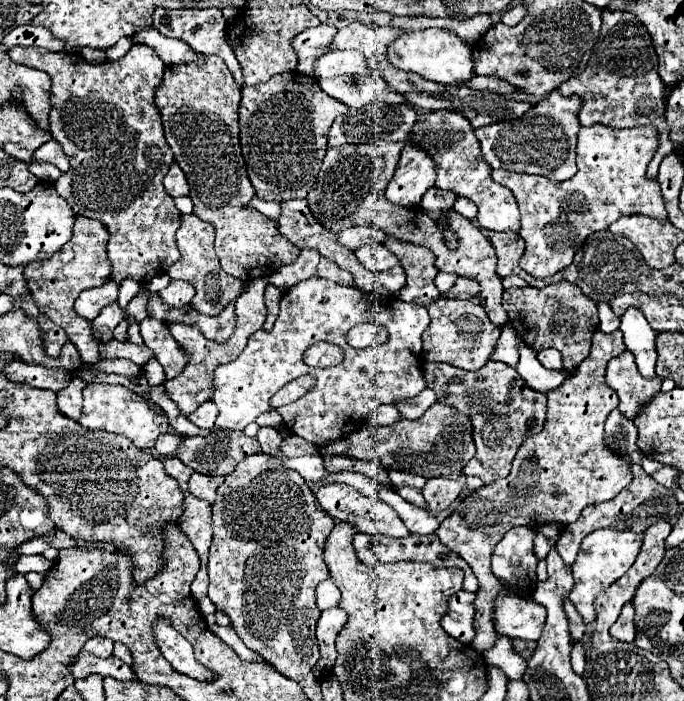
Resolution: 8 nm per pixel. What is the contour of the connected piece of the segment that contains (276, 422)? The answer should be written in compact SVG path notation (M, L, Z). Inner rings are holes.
M273 407L273 409L271 409L271 411L267 411L265 415L259 415L257 425L271 425L271 427L279 429L279 427L281 427L281 415L279 415L279 413L277 413L277 409Z

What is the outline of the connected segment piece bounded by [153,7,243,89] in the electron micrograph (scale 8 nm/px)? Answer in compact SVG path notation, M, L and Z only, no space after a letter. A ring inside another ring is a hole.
M157 7L155 13L153 13L153 27L161 35L165 35L165 37L175 37L175 39L185 41L197 53L203 53L203 55L219 55L225 61L225 65L229 67L229 71L231 71L237 87L243 89L241 67L239 67L239 63L237 63L237 59L233 55L231 45L225 39L227 21L223 19L221 9L217 9L217 7L211 7L211 9L161 9L161 7Z

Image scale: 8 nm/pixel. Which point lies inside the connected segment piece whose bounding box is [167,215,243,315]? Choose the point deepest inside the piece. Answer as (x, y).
(199, 265)

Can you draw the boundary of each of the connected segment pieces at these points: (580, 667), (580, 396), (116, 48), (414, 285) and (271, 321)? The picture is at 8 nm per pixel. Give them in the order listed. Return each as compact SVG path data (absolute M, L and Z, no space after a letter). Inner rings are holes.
M583 643L573 645L573 671L577 675L583 675L583 671L585 671L585 647L583 647Z
M595 331L591 355L569 379L547 395L545 427L539 435L527 437L519 447L509 477L473 491L437 529L439 541L457 551L479 579L475 599L477 635L471 641L471 647L479 653L485 653L497 637L493 629L493 601L501 585L491 571L491 553L505 533L517 525L527 525L531 529L551 521L569 525L579 519L585 507L613 499L631 483L631 463L623 461L623 457L613 453L603 441L605 419L619 405L617 394L605 383L605 367L609 359L621 355L625 349L621 331L609 335Z
M121 37L113 47L109 47L105 53L107 53L107 59L109 61L117 61L117 59L121 59L129 49L131 49L131 45L133 45L133 41L129 39L129 37Z
M387 237L385 247L393 251L399 259L401 267L407 273L407 283L401 291L397 291L397 299L417 303L417 305L431 305L439 297L439 289L435 287L437 267L433 265L435 257L427 247L419 247L413 243L403 243L393 237Z
M267 285L267 291L265 291L265 303L267 303L269 313L267 313L267 321L265 321L265 325L263 325L265 331L271 331L273 325L275 325L275 319L277 319L277 315L279 315L279 301L281 301L281 295L283 295L283 293L281 293L277 287Z

